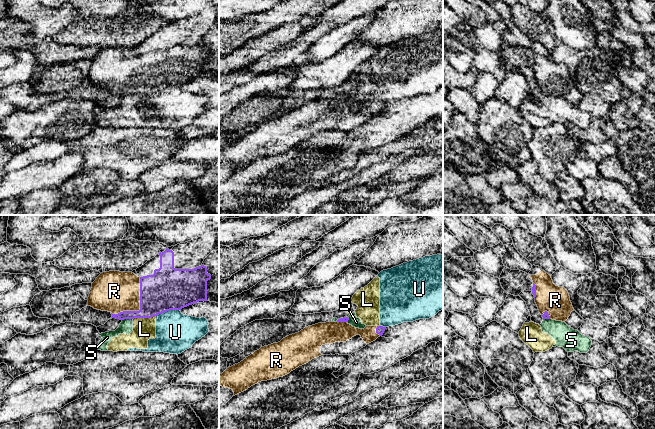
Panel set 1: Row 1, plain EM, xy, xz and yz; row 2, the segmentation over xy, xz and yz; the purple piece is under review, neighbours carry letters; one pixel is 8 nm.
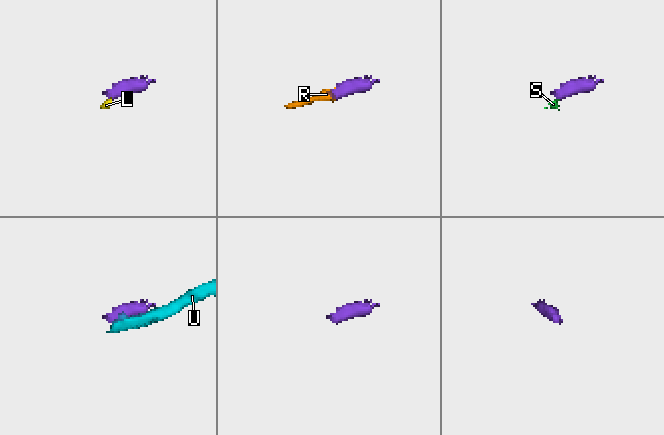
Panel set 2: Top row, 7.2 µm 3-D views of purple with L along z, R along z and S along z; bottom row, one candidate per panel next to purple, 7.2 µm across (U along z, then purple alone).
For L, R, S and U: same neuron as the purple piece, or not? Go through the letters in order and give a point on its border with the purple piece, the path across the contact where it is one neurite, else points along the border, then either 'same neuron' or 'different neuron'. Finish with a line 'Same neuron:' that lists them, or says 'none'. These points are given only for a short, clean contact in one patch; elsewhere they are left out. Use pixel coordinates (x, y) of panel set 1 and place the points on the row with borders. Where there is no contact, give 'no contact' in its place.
L: xy (144, 317) | along xy (155, 315), (133, 319) | different neuron
R: xy (140, 307) | same neuron
S: xy (127, 318) | along xy (132, 318), (124, 318), (122, 320) | different neuron
U: xy (167, 310) | different neuron
Same neuron: R

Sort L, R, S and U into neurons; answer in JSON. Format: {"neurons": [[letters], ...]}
{"neurons": [["L", "S", "U"], ["R"]]}

